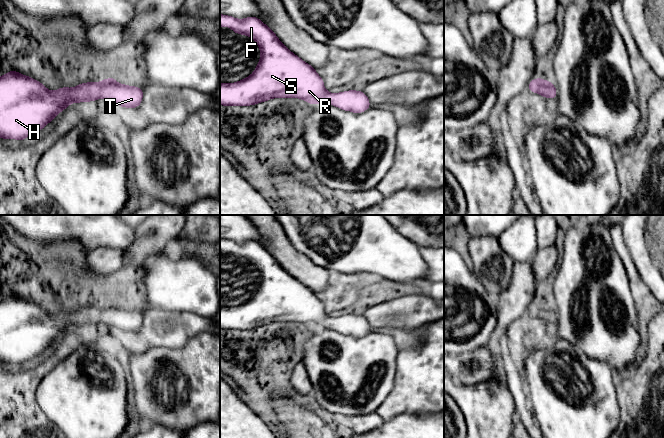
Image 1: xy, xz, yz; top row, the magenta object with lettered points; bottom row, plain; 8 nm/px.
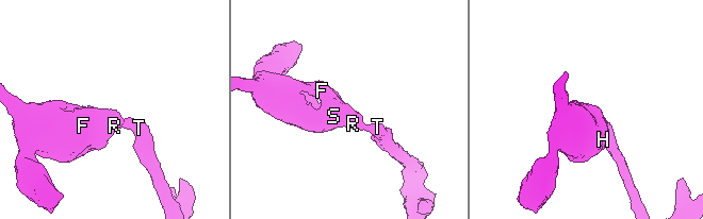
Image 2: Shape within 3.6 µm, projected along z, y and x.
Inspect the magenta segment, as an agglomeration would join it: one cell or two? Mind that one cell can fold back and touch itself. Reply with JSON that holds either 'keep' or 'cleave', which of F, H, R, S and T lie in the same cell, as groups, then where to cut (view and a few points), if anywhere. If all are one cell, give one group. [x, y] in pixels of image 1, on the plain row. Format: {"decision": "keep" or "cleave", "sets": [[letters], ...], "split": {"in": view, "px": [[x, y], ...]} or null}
{"decision": "keep", "sets": [["F", "H", "R", "S", "T"]], "split": null}

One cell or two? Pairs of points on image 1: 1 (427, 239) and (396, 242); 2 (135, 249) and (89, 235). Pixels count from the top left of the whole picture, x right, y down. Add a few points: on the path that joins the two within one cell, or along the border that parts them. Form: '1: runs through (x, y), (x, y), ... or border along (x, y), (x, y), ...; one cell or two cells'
1: border along (393, 227), (418, 246); two cells
2: border along (134, 228), (134, 240), (124, 250); two cells

